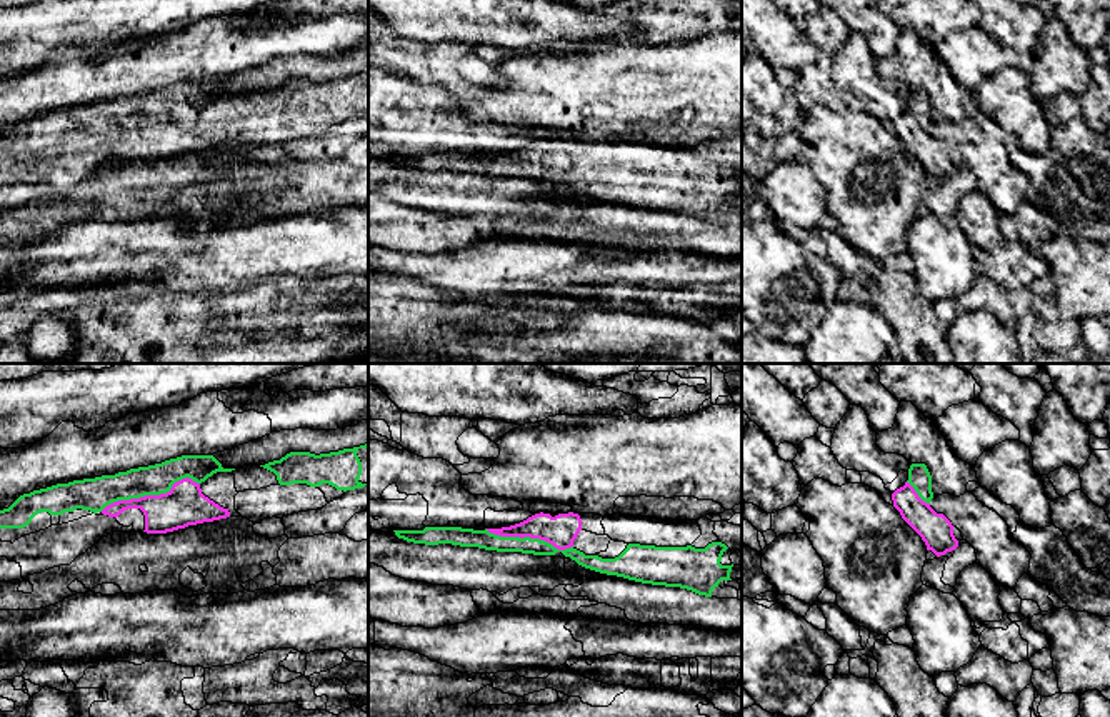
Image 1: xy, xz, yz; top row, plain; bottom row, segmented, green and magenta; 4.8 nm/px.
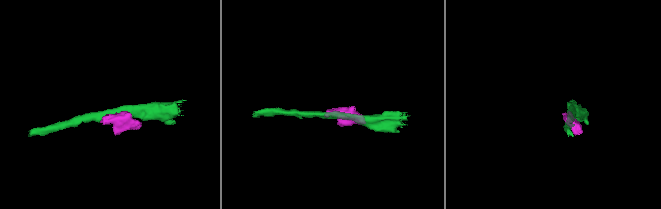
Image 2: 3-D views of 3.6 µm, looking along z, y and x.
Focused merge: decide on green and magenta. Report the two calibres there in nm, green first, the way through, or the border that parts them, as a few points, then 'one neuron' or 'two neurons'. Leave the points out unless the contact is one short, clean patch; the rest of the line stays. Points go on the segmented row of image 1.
150 nm thick on the green side, 200 nm on the other; runs through xy (99, 492), (149, 494), (167, 494), (184, 506); one neuron

